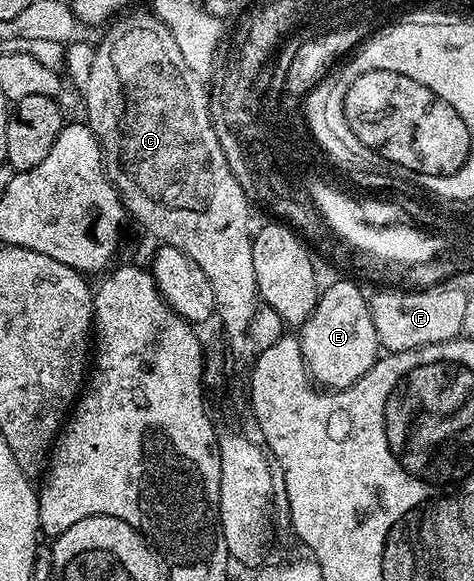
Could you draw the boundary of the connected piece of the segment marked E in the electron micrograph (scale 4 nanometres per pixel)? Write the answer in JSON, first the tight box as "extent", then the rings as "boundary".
{"extent":[299,282,382,390],"boundary":[[[333,282],[326,290],[324,287],[320,291],[317,306],[311,312],[309,319],[299,327],[299,337],[305,371],[318,387],[331,390],[342,390],[358,382],[372,366],[377,365],[379,351],[382,349],[381,341],[375,332],[375,324],[371,320],[369,298],[353,282]]]}

